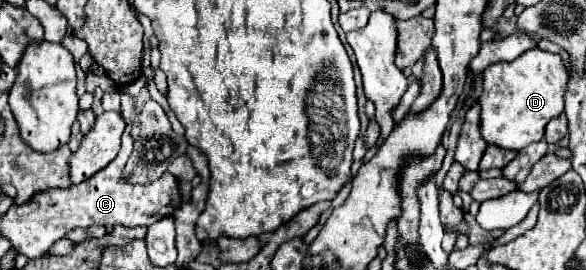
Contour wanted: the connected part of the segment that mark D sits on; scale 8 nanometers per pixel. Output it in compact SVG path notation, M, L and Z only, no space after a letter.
M530 49L514 61L500 61L484 69L482 105L482 135L490 145L504 149L524 149L544 137L544 127L550 119L564 113L564 87L568 69L560 55Z

